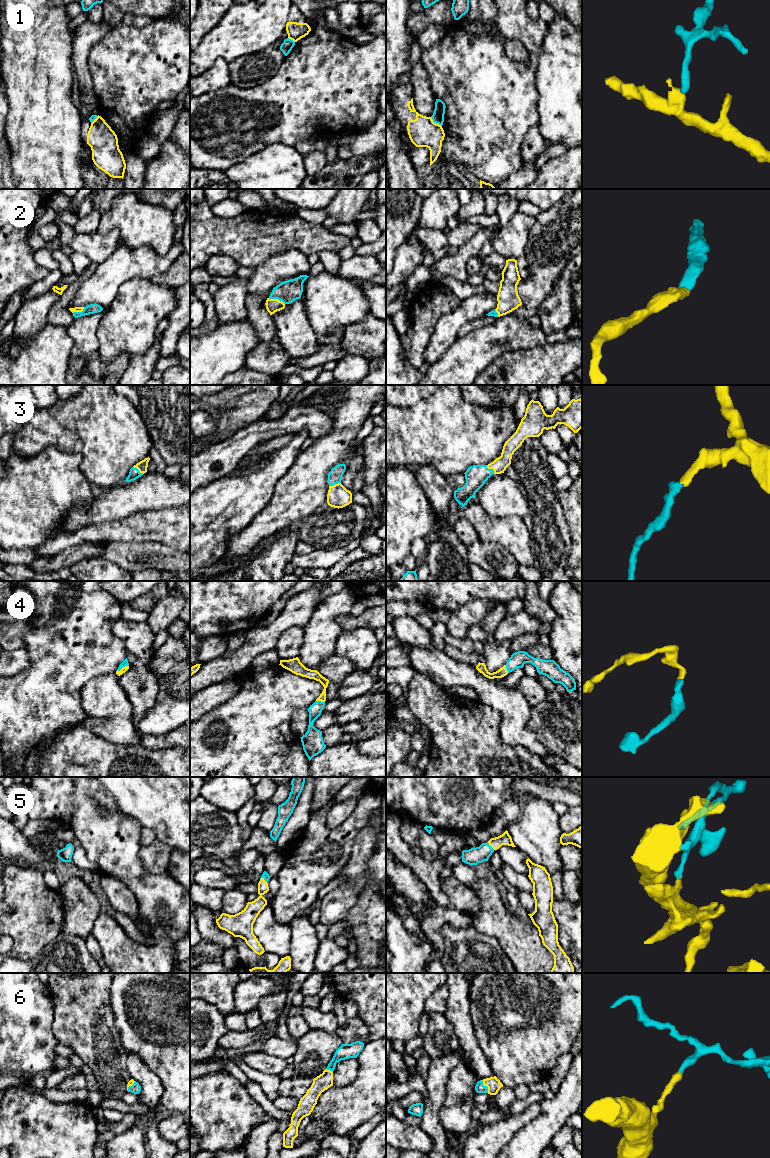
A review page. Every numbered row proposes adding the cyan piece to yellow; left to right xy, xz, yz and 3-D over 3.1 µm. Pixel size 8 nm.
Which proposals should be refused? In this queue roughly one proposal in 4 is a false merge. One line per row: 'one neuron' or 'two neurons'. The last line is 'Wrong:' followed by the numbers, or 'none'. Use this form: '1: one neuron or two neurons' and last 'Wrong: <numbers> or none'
1: two neurons
2: one neuron
3: one neuron
4: one neuron
5: one neuron
6: one neuron
Wrong: 1

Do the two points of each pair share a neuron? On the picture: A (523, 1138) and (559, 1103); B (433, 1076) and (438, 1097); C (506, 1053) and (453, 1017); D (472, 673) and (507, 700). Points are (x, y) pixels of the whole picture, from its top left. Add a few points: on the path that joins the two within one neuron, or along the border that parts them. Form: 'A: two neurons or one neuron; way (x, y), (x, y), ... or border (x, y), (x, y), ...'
A: one neuron; way (533, 1132), (552, 1113)
B: one neuron; way (436, 1081), (437, 1092)
C: two neurons; border (469, 1008), (472, 1029), (482, 1053)
D: one neuron; way (481, 682), (498, 697)

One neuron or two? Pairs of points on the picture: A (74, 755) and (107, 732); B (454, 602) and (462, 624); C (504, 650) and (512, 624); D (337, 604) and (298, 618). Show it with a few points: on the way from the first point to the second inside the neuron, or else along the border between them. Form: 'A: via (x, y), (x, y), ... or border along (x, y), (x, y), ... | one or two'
A: border along (87, 717), (122, 744) | two
B: border along (478, 598), (451, 611) | two
C: border along (505, 618), (493, 634), (493, 639), (498, 645) | two
D: border along (315, 606), (310, 620), (303, 627) | two

